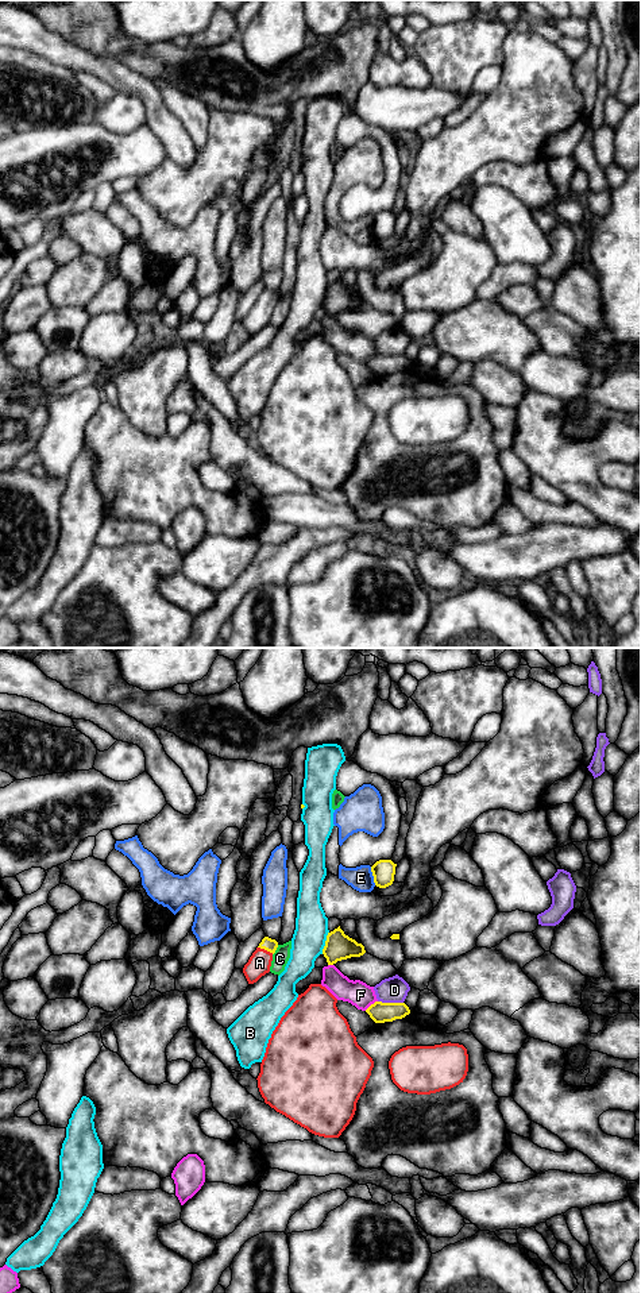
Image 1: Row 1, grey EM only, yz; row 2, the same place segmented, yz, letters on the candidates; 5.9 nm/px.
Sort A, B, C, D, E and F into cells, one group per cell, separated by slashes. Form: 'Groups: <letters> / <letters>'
Groups: A / B / C F / D / E

